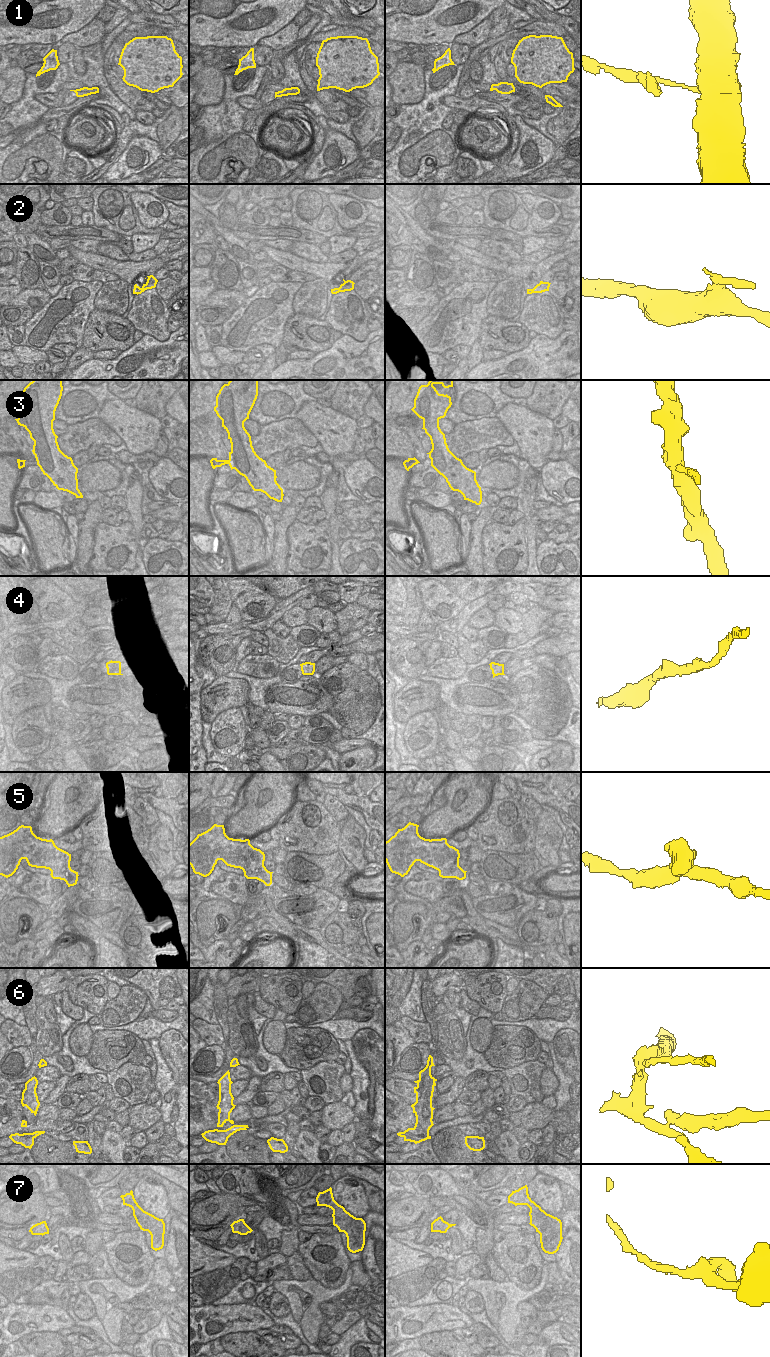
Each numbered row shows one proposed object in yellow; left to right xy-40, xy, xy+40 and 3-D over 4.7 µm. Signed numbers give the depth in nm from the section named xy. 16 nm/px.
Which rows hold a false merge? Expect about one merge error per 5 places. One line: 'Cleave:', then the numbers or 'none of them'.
Cleave: 6.

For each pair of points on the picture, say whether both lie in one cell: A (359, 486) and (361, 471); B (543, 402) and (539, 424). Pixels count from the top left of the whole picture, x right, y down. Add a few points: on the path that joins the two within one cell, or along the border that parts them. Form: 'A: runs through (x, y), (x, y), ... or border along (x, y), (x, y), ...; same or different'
A: runs through (361, 482), (361, 475); same
B: border along (527, 406), (531, 410), (539, 412), (552, 420); different

